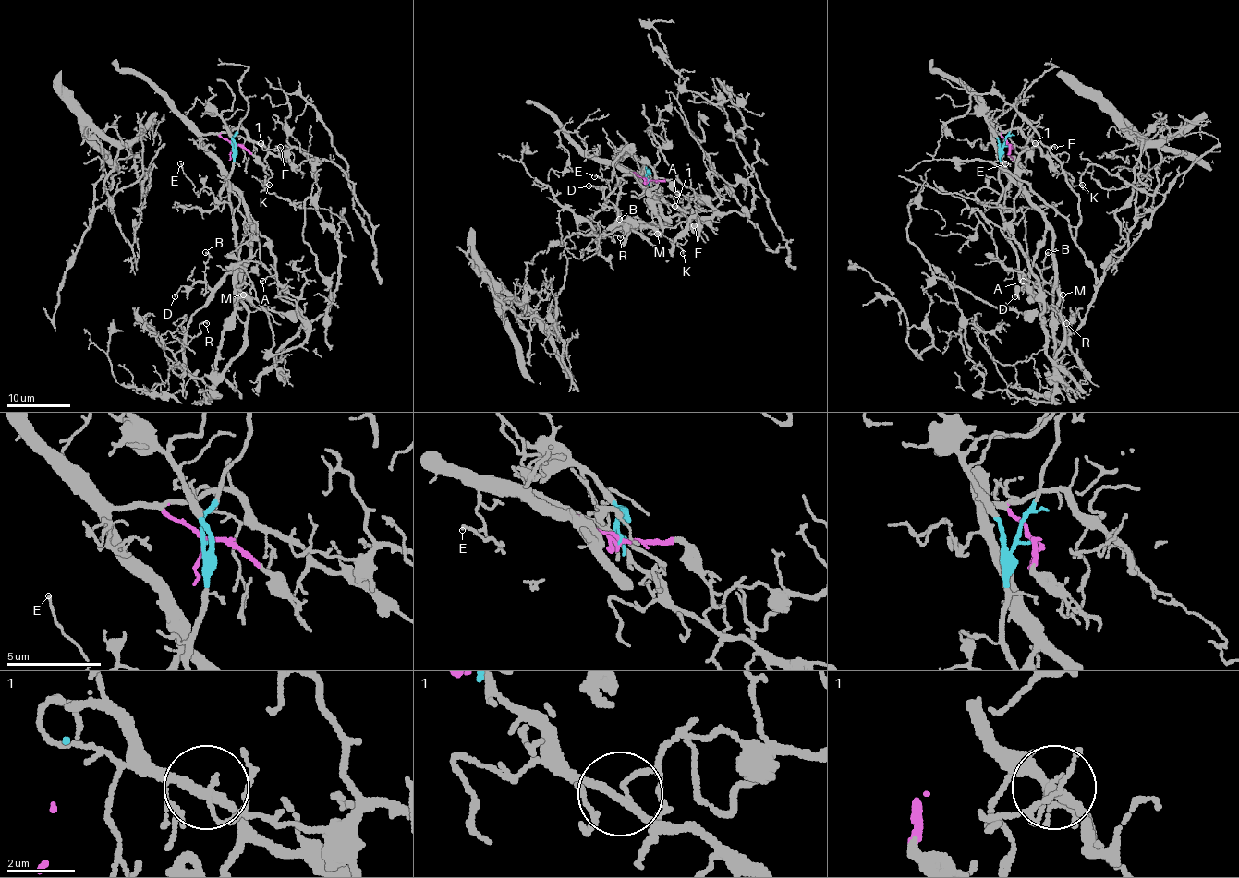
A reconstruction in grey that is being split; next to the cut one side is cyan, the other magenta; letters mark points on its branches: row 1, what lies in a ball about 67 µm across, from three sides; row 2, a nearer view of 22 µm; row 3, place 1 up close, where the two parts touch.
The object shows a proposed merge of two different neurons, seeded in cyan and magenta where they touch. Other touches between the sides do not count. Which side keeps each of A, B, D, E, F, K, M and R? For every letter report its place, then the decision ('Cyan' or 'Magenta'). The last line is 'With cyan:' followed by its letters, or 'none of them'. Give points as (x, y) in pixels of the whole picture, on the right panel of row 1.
A: Place: (1023, 281). Magenta
B: Place: (1048, 252). Magenta
D: Place: (1014, 296). Magenta
E: Place: (1005, 163). Cyan
F: Place: (1054, 147). Magenta
K: Place: (1082, 185). Magenta
M: Place: (1062, 294). Cyan
R: Place: (1066, 323). Cyan
With cyan: E, M, R

